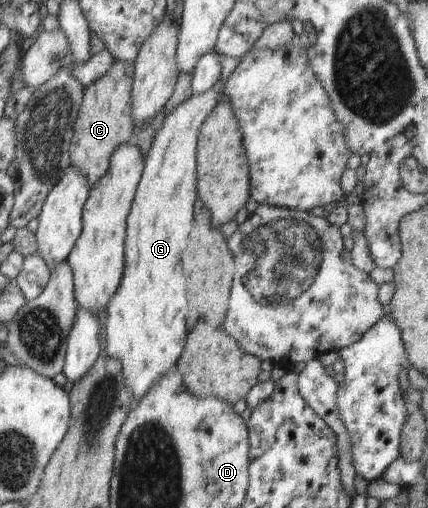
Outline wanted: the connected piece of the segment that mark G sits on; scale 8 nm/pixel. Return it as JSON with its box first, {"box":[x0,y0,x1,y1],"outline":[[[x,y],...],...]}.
{"box":[106,80,224,402],"outline":[[[221,80],[203,94],[192,93],[183,104],[177,104],[164,120],[159,132],[144,157],[144,168],[131,210],[125,222],[125,268],[117,292],[107,304],[106,351],[108,356],[121,363],[125,384],[131,388],[135,402],[141,400],[147,390],[169,370],[183,354],[185,348],[185,316],[187,316],[187,290],[185,276],[181,270],[181,253],[188,247],[188,238],[193,228],[195,200],[197,200],[197,149],[201,125],[213,108],[219,104],[224,85]]]}

